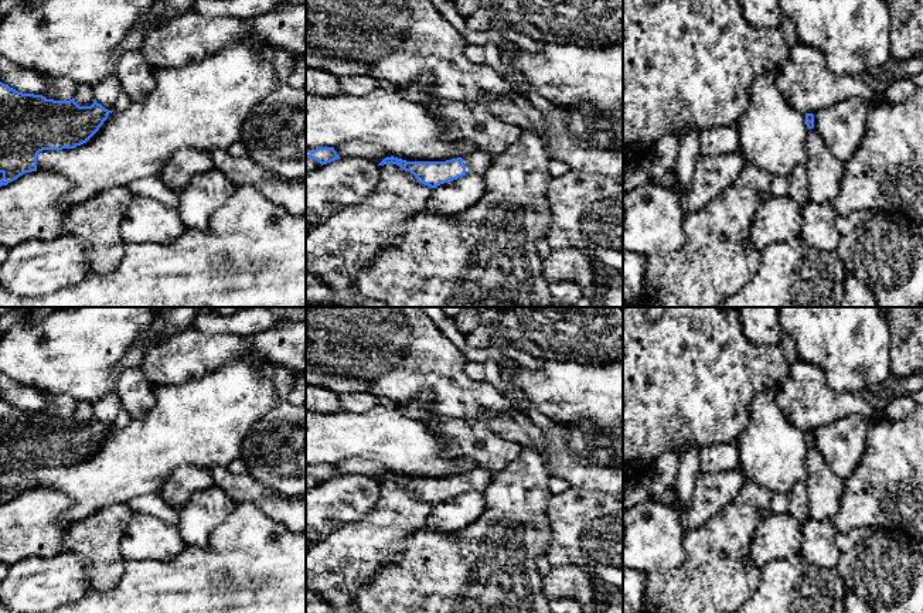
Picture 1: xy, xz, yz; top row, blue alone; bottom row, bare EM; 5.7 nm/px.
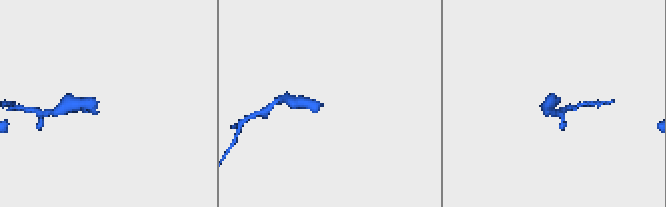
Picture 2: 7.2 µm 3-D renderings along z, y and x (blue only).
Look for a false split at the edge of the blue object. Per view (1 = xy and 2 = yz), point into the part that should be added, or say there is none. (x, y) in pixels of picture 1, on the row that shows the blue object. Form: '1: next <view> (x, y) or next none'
1: next none
2: next none

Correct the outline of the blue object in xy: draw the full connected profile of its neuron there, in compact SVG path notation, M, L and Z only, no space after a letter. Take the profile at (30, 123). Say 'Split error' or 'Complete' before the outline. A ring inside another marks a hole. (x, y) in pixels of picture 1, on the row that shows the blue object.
Complete. M0 82L0 187L25 173L37 171L40 151L75 149L86 143L112 112L96 101L91 106L79 106L74 98L47 99L42 95L18 92Z

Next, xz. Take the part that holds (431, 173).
Split error. M481 150L446 161L406 161L398 157L385 157L378 166L396 164L412 173L419 183L435 188L440 184L457 180L466 174L484 176L493 163L491 156Z

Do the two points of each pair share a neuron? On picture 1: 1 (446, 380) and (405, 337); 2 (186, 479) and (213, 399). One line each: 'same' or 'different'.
1: same
2: different

